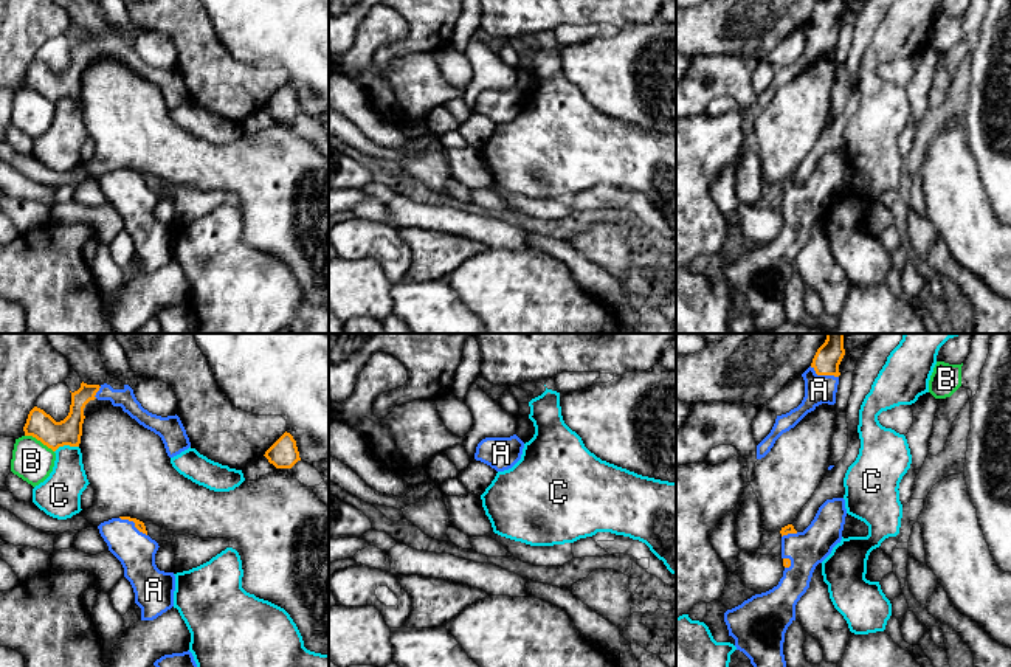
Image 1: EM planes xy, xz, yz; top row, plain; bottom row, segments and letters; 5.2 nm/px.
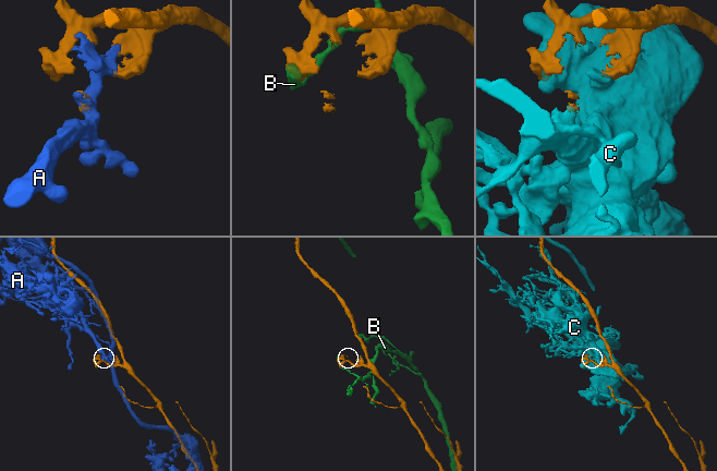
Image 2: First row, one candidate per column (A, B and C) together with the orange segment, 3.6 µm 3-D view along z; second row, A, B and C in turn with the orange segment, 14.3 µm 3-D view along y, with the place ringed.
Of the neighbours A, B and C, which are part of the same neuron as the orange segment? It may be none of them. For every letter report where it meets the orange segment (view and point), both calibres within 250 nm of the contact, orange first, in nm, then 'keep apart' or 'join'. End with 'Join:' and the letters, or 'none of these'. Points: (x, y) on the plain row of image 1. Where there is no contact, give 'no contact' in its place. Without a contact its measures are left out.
A: yz (824, 27) | 140/150 nm | keep apart
B: xy (39, 92) | 140/200 nm | keep apart
C: xy (65, 96) | 140/220 nm | keep apart
Join: none of these

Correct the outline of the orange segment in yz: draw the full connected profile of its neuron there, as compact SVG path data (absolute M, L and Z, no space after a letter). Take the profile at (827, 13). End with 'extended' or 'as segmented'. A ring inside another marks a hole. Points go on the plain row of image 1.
M819 0L811 20L817 28L834 28L839 29L839 17L845 8L844 0Z | as segmented

